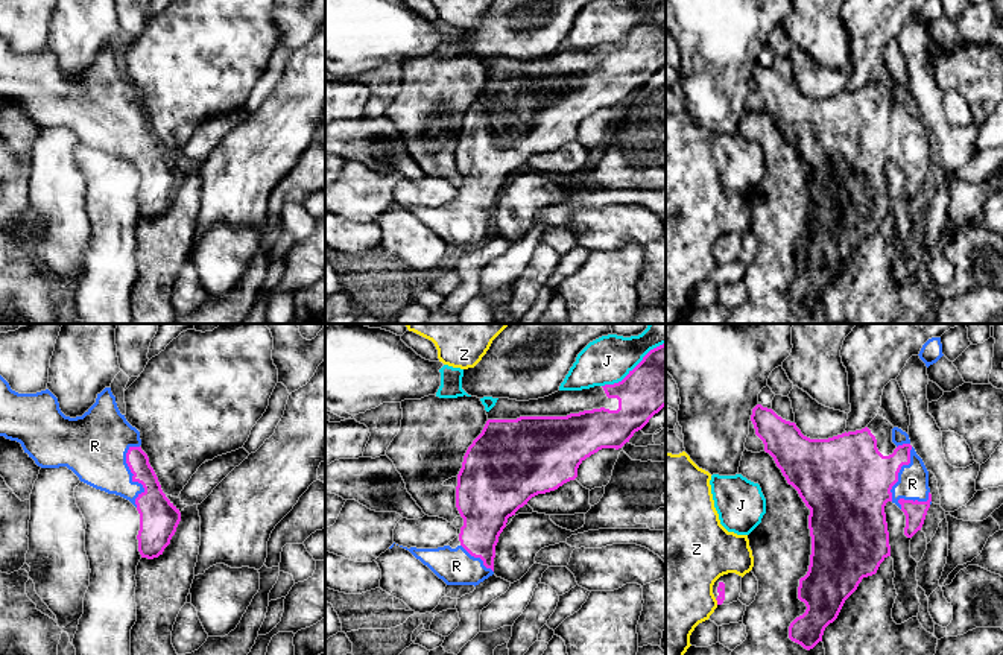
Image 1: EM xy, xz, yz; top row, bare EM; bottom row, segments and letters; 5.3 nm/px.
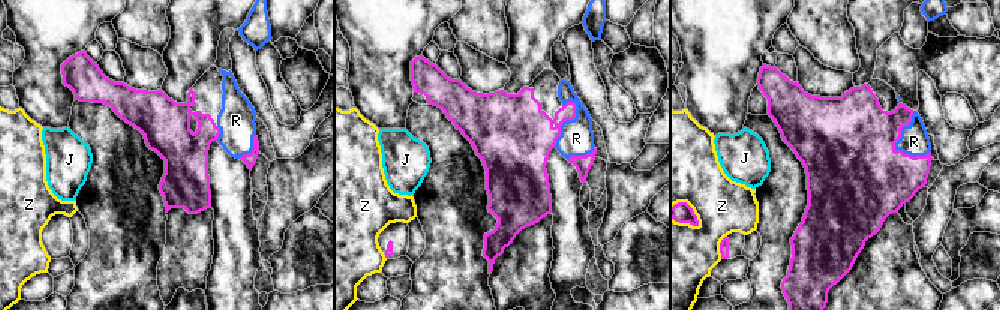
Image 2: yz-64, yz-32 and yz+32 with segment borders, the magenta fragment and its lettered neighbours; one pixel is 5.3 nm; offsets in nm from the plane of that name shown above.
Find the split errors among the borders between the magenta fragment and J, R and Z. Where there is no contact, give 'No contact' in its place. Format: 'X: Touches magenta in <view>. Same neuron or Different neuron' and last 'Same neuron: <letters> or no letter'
J: Touches magenta in xz. Different neuron
R: Touches magenta in xy. Same neuron
Z: Touches magenta in yz. Different neuron
Same neuron: R

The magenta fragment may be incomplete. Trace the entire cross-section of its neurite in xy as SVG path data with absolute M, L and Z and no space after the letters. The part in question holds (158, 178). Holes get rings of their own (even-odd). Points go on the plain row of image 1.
M0 35L0 96L20 102L41 128L67 126L81 141L129 160L140 173L137 199L141 217L158 217L170 204L181 172L163 152L149 117L140 106L140 91L120 73L111 47L97 53L96 62L82 76L70 78L61 71L58 58L49 49L18 53Z

